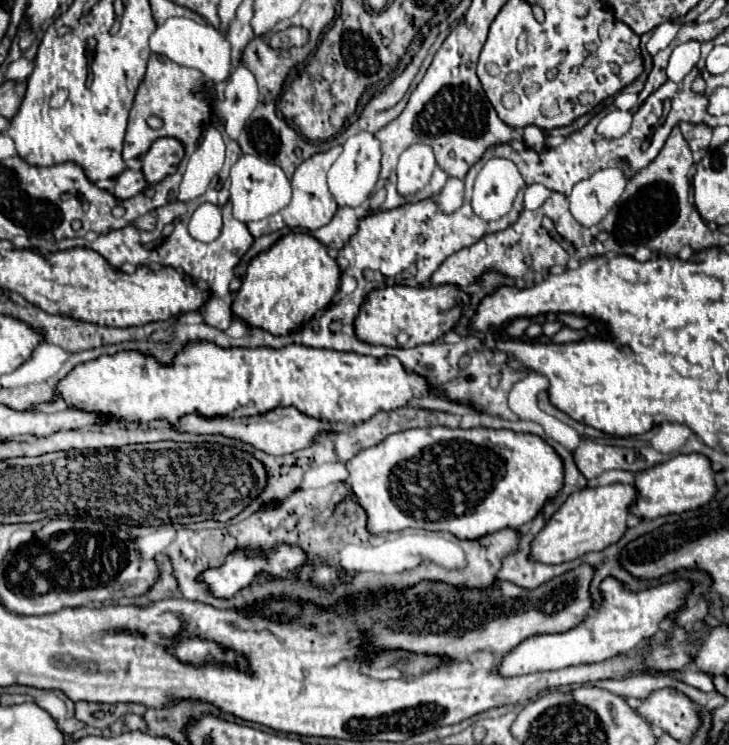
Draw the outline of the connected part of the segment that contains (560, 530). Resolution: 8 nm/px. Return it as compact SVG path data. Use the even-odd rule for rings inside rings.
M609 484L573 492L533 538L531 560L541 564L563 564L587 552L605 550L625 534L625 520L629 518L629 504L633 504L635 494L631 484Z

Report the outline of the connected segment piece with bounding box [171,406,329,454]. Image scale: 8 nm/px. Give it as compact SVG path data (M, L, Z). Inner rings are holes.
M273 408L265 414L255 414L247 418L229 418L229 416L219 416L219 418L205 418L201 414L185 414L181 416L175 424L171 424L173 430L177 432L191 432L191 434L221 434L227 438L241 440L245 444L251 444L257 450L263 450L267 454L289 454L301 448L307 448L321 436L321 428L327 428L329 422L321 422L315 418L309 418L301 414L297 408Z

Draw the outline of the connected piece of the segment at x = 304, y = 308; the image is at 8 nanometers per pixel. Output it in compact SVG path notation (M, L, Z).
M303 232L285 234L269 250L257 254L249 262L241 278L241 288L235 292L231 304L233 316L253 328L267 330L275 336L287 336L307 324L315 312L329 306L339 290L339 276L341 270L337 262L317 238Z

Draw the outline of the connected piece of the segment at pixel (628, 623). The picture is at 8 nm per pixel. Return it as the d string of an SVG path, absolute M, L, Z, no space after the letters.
M607 578L601 584L601 592L605 594L605 602L587 620L583 620L577 628L563 632L563 634L545 634L545 636L531 636L529 640L521 642L513 652L509 652L503 662L499 664L499 672L505 676L529 674L539 670L559 670L577 664L591 664L607 660L615 654L631 652L643 642L645 638L653 638L657 624L669 614L675 612L679 606L685 604L687 590L691 588L685 580L675 580L671 584L661 584L657 588L649 588L645 592L627 592L615 578Z

